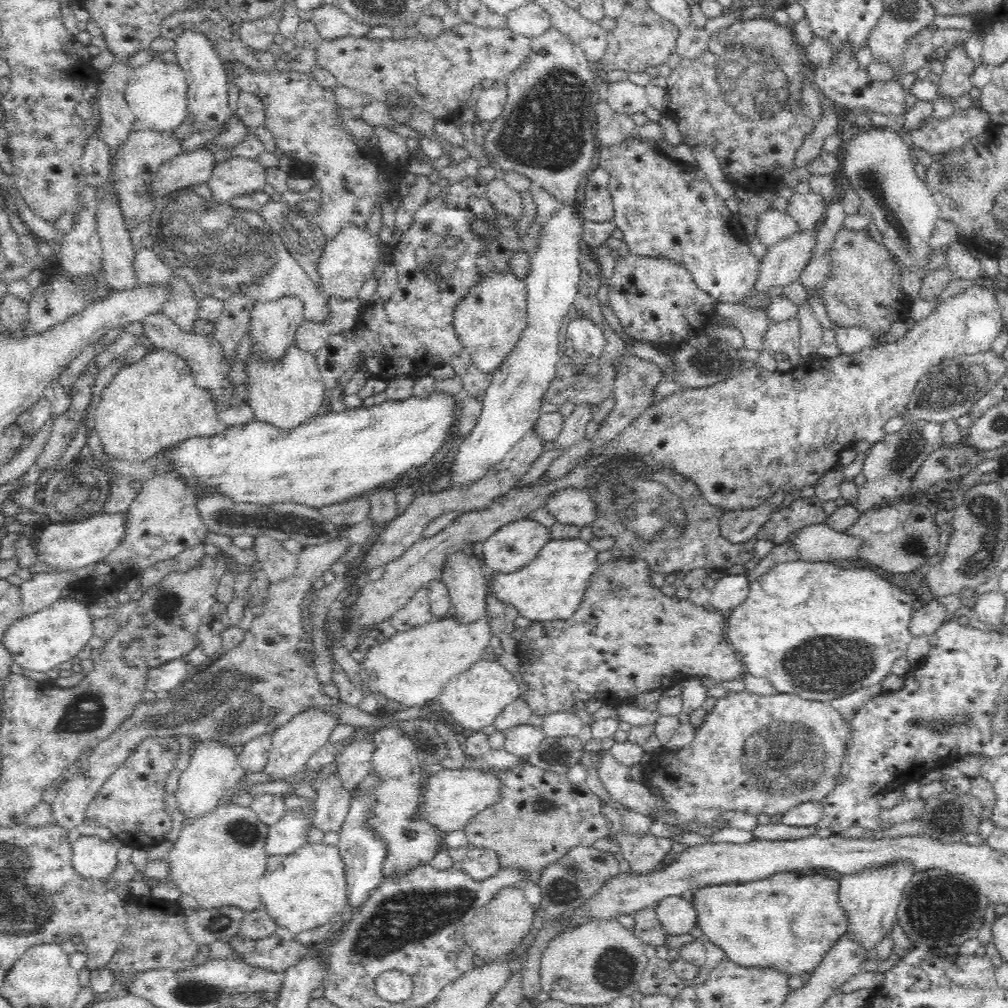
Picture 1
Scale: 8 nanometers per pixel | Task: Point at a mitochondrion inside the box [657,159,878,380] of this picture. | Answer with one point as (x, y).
(701, 357)

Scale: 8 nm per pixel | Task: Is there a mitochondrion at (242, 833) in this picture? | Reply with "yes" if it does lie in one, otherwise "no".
yes

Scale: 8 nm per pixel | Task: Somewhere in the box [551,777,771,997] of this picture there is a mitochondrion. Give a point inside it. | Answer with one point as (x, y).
(616, 968)

